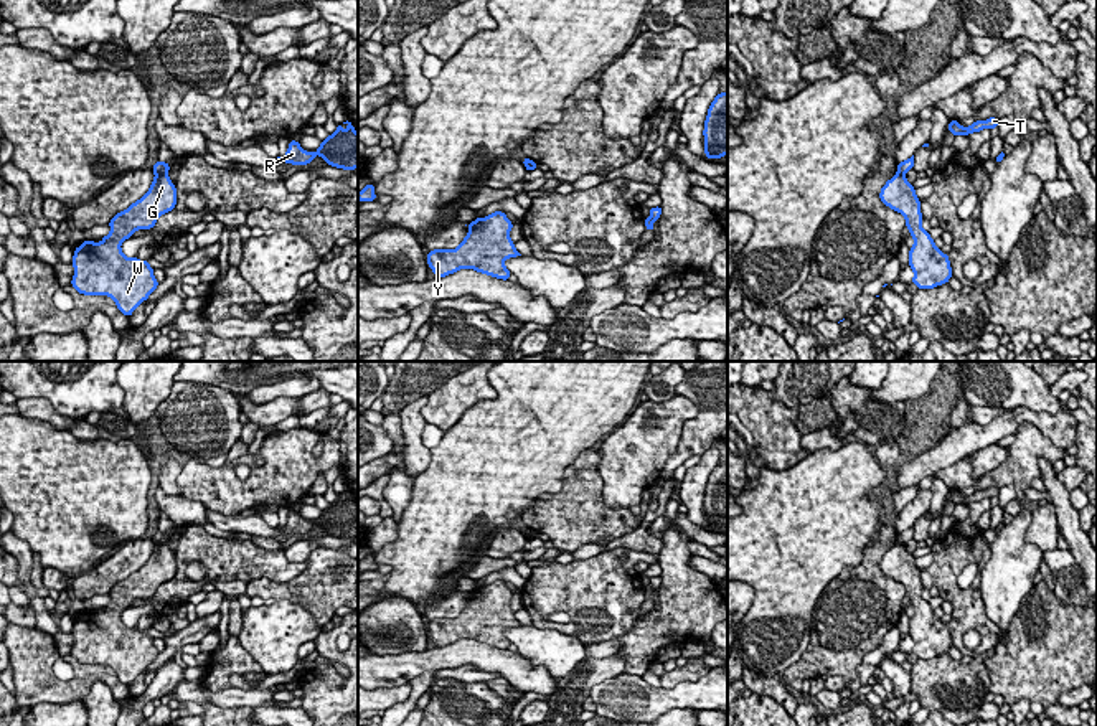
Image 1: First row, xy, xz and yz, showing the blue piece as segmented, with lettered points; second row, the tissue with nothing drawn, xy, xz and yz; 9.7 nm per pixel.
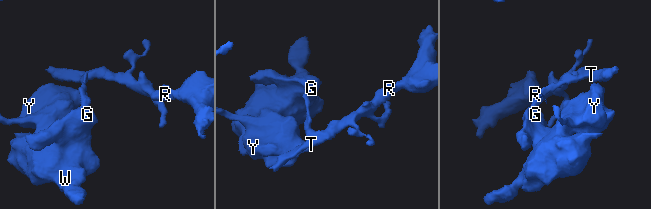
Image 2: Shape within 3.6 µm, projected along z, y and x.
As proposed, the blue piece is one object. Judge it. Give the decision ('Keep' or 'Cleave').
Cleave

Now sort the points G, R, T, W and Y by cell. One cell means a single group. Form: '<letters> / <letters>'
G W Y / R T

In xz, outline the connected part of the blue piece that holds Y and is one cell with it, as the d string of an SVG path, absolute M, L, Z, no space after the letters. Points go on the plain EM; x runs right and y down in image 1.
M495 581L477 587L467 597L470 602L455 619L434 619L426 625L432 642L445 647L460 639L473 639L508 650L511 642L505 637L505 630L521 625L510 609L513 592L503 581Z

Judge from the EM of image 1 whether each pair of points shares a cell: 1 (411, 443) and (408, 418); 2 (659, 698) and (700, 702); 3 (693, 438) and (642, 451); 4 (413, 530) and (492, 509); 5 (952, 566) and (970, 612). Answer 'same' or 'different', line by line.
1: same
2: same
3: different
4: same
5: same

